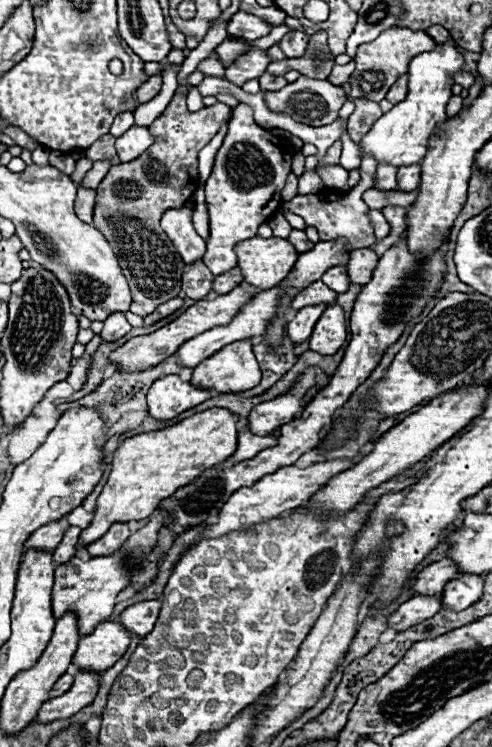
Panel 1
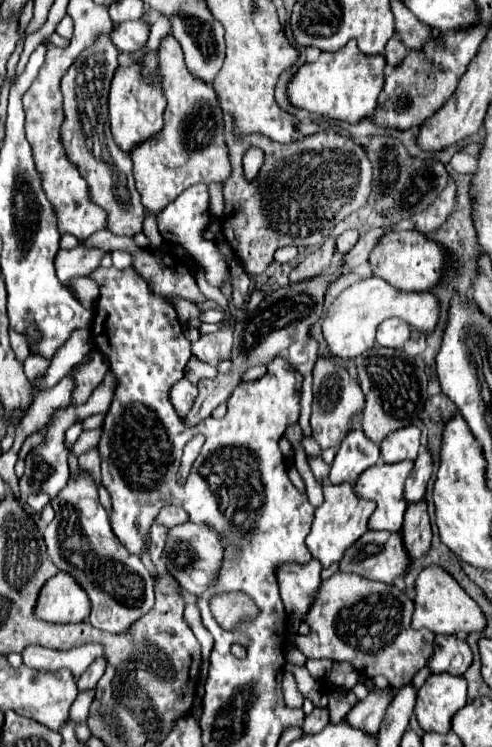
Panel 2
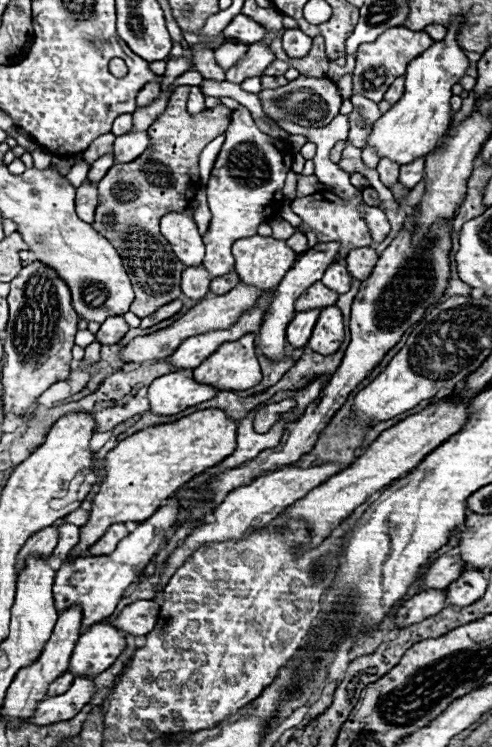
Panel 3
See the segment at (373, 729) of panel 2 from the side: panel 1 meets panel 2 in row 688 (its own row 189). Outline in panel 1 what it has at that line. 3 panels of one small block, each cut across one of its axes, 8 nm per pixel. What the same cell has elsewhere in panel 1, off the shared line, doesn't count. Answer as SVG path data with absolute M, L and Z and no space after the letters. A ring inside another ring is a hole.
M380 164L376 178L378 178L378 188L382 190L394 190L396 188L396 166L390 164Z

